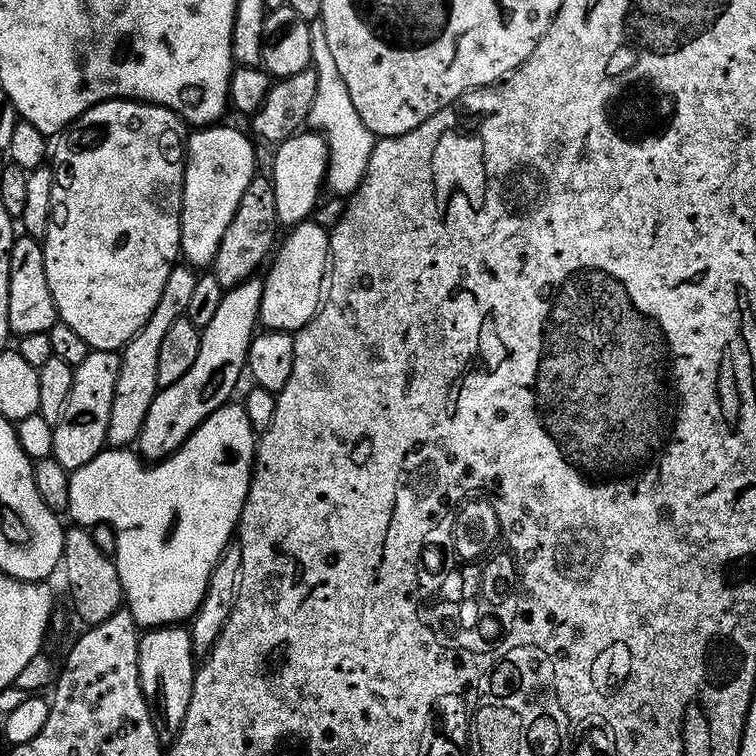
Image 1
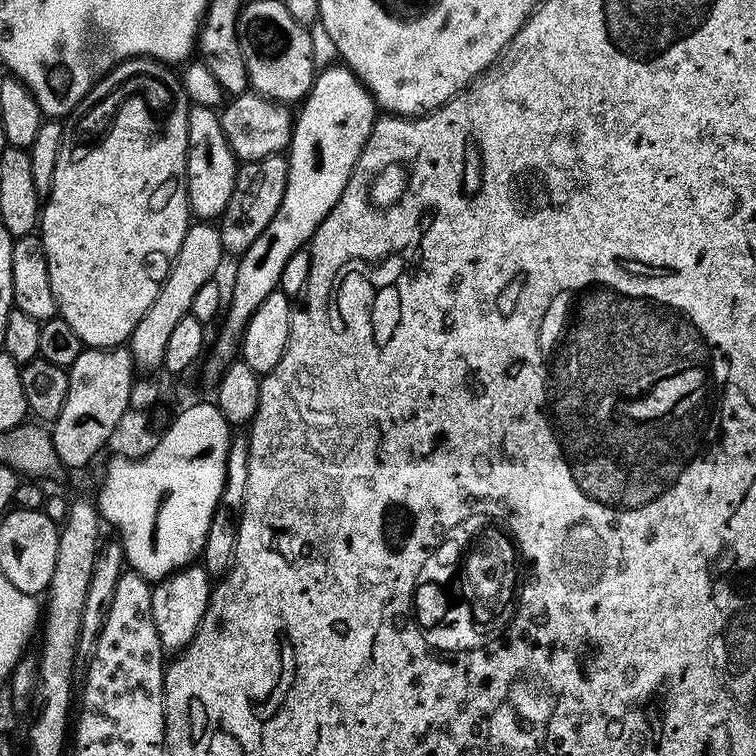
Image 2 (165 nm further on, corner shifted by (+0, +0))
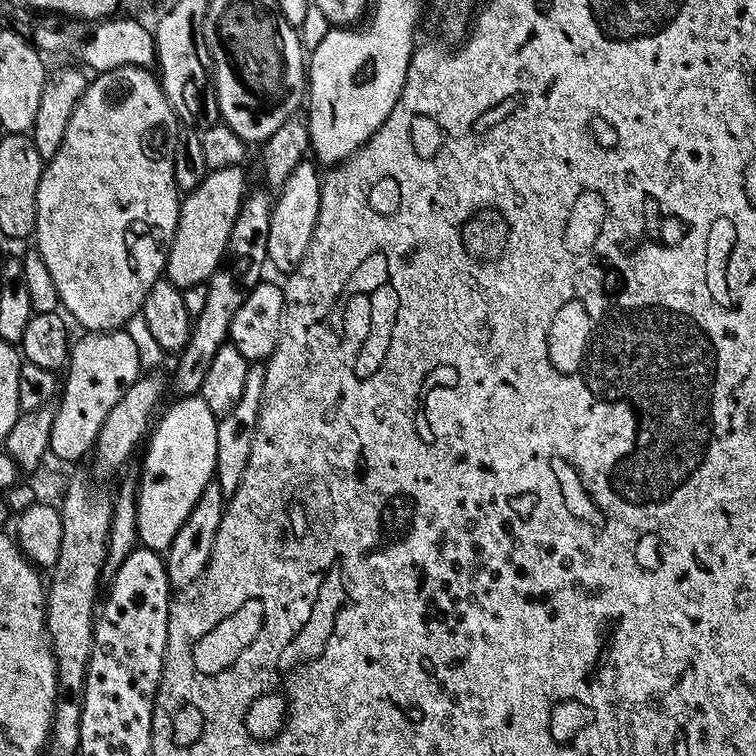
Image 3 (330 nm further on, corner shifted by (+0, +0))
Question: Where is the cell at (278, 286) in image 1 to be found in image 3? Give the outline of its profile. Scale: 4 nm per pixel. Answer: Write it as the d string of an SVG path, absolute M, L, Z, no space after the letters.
M306 158L301 164L294 166L290 178L286 180L283 188L279 189L278 195L275 197L270 218L268 262L281 274L293 272L302 262L302 258L306 254L306 246L310 246L310 238L314 234L314 226L320 209L321 183L321 169L311 159Z

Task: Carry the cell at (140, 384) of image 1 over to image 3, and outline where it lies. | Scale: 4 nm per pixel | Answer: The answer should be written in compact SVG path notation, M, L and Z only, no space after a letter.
M237 166L209 172L194 191L181 199L178 226L168 251L166 278L171 284L177 284L182 290L195 284L207 284L214 270L220 267L230 229L234 226L234 218L238 218L240 203L246 195L244 170Z

